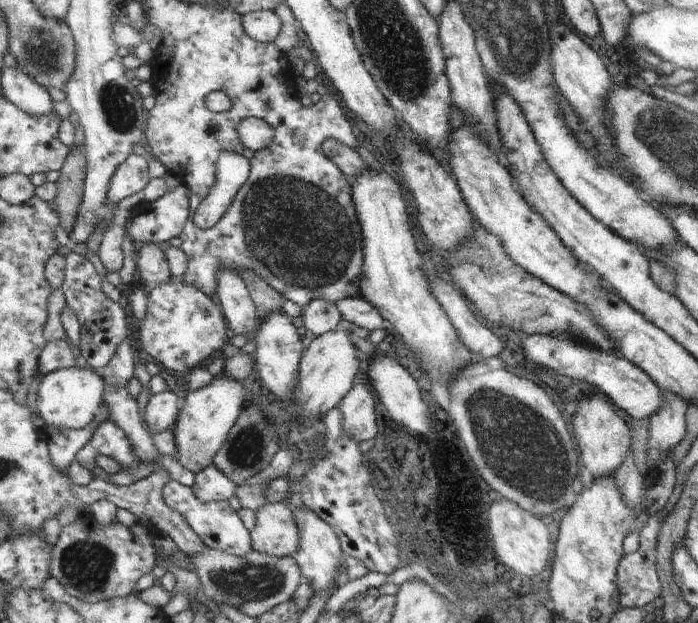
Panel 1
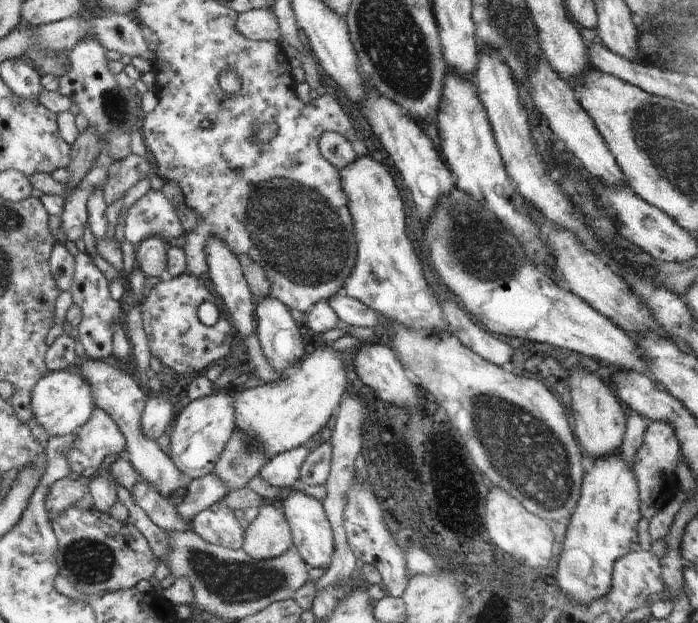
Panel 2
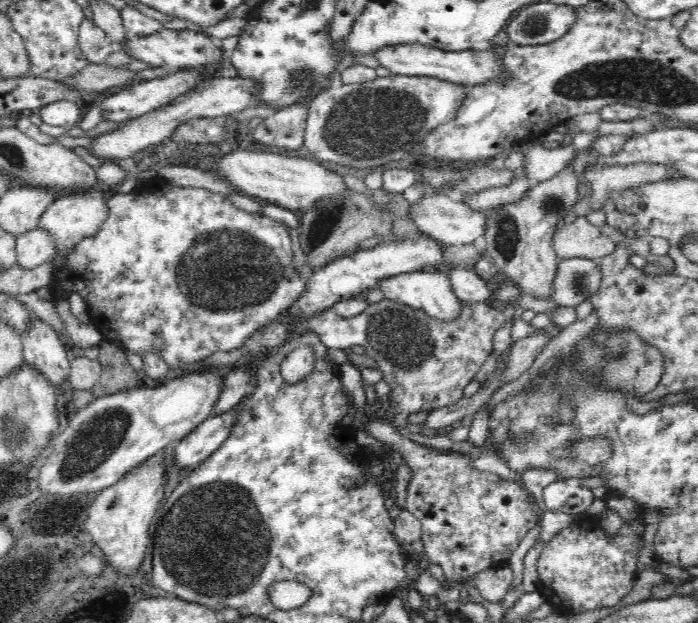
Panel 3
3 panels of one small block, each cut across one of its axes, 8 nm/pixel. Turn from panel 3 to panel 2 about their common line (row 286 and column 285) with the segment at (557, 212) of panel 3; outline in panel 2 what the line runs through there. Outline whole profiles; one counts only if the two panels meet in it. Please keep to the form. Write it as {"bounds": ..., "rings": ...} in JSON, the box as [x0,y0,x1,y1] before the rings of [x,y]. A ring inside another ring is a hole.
{"bounds":[242,502,293,560],"rings":[[[264,502],[259,508],[258,516],[249,523],[245,530],[242,550],[252,558],[270,560],[284,554],[293,544],[289,522],[283,515],[279,504]]]}

